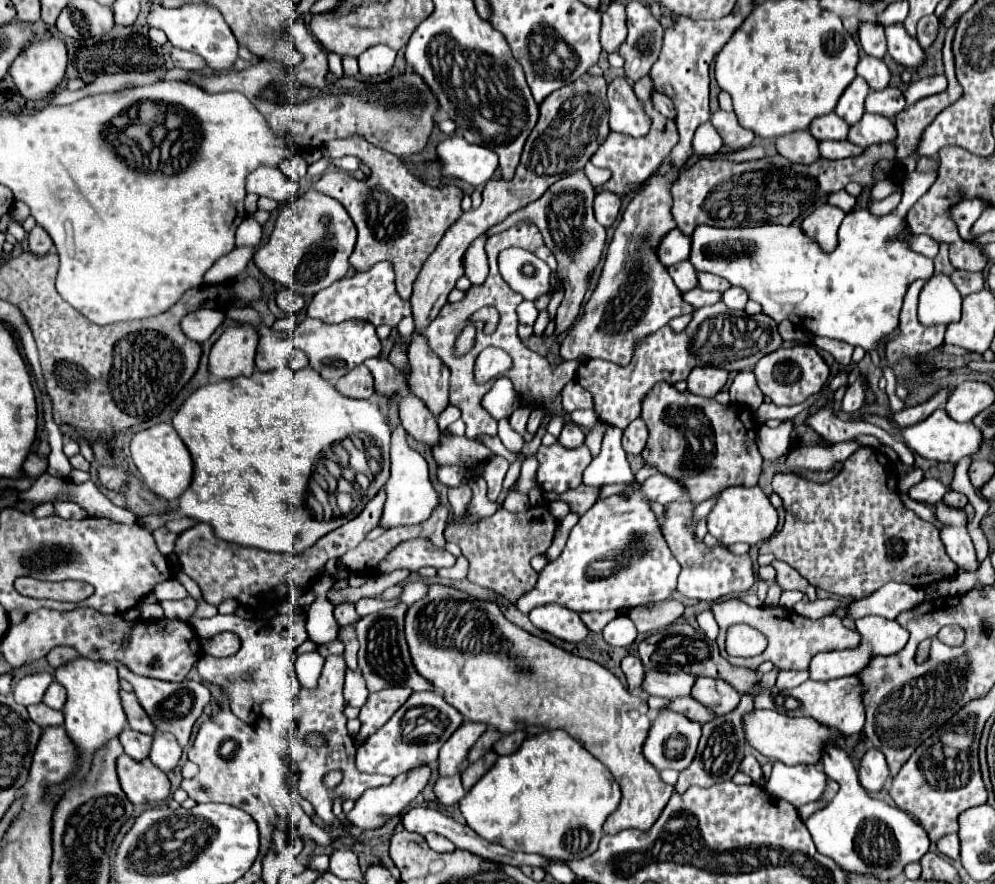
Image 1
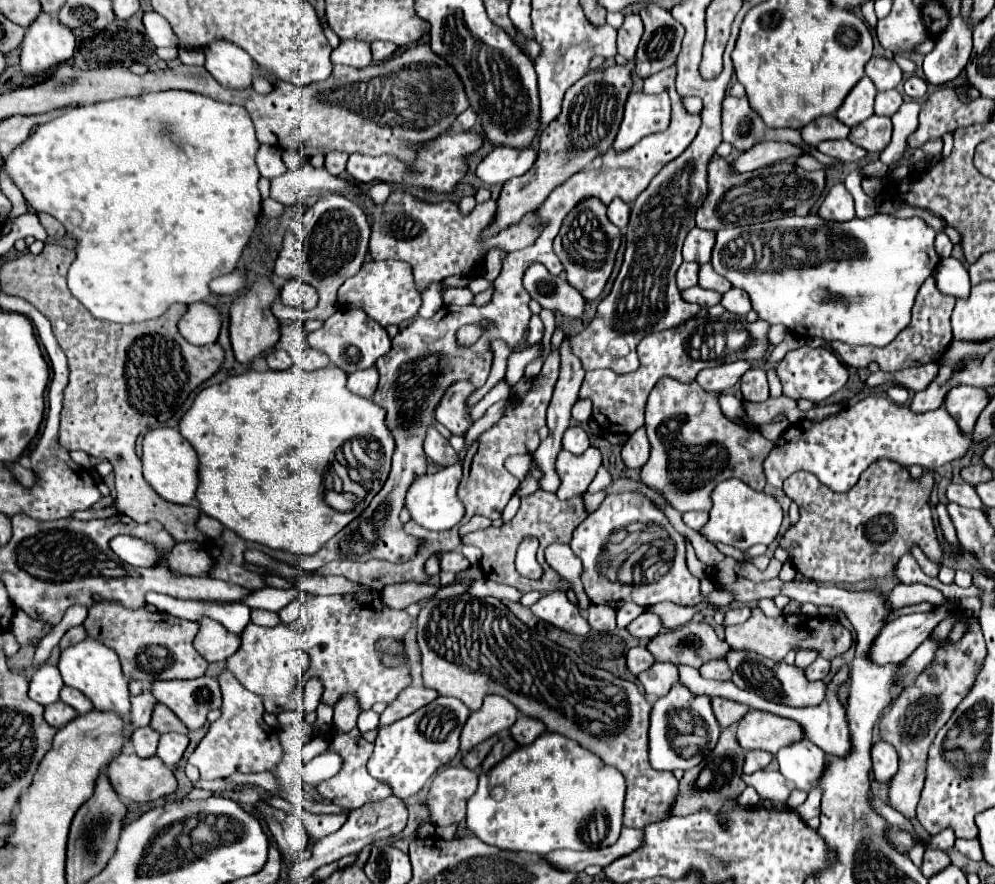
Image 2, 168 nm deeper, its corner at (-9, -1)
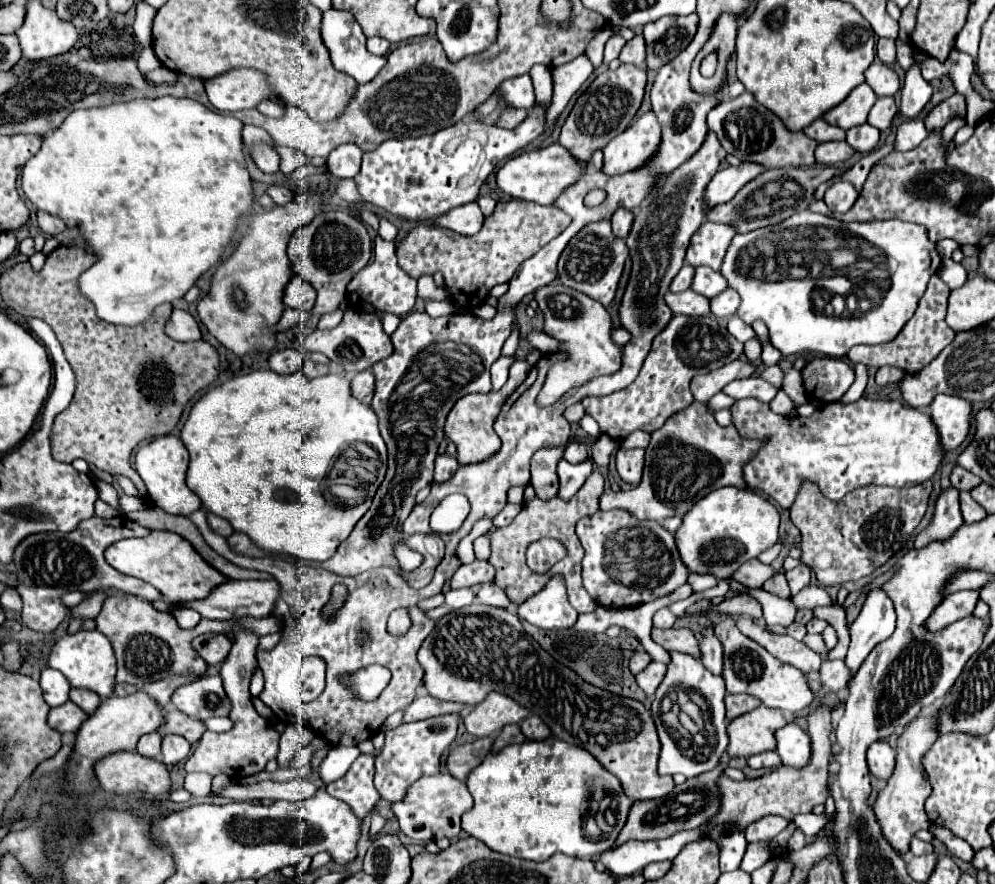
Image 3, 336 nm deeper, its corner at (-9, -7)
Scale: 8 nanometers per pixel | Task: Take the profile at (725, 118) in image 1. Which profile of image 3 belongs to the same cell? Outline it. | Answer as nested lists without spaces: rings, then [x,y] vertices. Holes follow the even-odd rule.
[[[743,93],[737,99],[727,99],[721,105],[713,107],[707,115],[707,125],[713,133],[717,133],[723,149],[741,161],[755,161],[765,165],[767,169],[773,167],[811,167],[815,165],[815,147],[817,143],[809,139],[803,131],[791,133],[783,127],[779,117],[769,113],[763,105],[755,101],[751,93]]]

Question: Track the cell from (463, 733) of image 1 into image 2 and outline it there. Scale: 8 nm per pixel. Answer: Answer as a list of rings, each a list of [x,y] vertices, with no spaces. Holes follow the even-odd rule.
[[[487,695],[483,707],[473,711],[461,731],[461,753],[473,749],[477,743],[489,739],[491,735],[511,729],[519,711],[501,695]]]

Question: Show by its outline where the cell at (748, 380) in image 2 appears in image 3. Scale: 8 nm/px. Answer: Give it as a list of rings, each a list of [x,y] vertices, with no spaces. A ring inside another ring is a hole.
[[[747,377],[747,379],[737,379],[733,383],[729,383],[725,389],[723,389],[727,395],[731,395],[733,399],[757,399],[757,401],[763,401],[763,403],[769,403],[777,389],[773,385],[769,385],[765,379],[761,377]]]

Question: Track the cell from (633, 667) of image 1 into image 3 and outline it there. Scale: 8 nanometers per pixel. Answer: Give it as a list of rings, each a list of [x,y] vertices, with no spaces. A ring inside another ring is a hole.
[[[637,651],[637,653],[633,653],[633,657],[631,657],[629,669],[631,669],[633,675],[637,675],[637,673],[641,673],[641,669],[645,669],[649,663],[651,663],[651,657],[649,657],[645,651]]]

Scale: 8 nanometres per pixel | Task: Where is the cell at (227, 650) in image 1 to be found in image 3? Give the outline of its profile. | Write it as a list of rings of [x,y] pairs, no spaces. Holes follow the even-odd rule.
[[[209,633],[209,635],[199,635],[193,639],[193,649],[205,659],[207,665],[217,665],[221,661],[225,661],[225,657],[229,655],[229,649],[231,649],[231,641],[227,635],[215,635],[215,633]]]

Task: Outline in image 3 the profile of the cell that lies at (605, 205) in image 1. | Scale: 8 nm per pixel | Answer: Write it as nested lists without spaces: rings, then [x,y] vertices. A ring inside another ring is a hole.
[[[617,209],[617,213],[613,213],[613,217],[611,217],[613,235],[625,239],[629,229],[631,229],[631,223],[633,223],[633,213],[627,209]]]

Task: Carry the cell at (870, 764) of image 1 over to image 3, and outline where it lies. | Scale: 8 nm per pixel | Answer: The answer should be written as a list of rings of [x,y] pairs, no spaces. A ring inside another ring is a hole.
[[[877,741],[867,751],[867,763],[869,771],[877,779],[889,779],[895,767],[895,751],[885,741]]]

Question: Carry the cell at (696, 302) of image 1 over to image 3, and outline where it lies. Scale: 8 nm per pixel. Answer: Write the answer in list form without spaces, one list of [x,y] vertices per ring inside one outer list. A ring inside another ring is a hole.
[[[687,289],[681,293],[667,293],[665,301],[673,309],[675,315],[679,315],[679,313],[683,313],[683,315],[707,315],[711,311],[709,299],[701,297],[693,289]]]

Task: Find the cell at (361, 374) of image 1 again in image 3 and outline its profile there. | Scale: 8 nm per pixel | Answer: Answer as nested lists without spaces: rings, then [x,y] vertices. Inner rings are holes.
[[[371,369],[361,371],[351,379],[351,393],[355,399],[369,405],[373,399],[373,391],[375,391],[375,377],[373,377]]]

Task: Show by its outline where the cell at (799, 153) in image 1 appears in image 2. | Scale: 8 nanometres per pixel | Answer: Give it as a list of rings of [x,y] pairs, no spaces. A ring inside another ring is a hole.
[[[777,141],[757,143],[749,151],[741,153],[735,161],[731,161],[731,173],[741,175],[747,171],[755,171],[759,167],[773,165],[787,157],[797,157],[797,151],[793,151],[793,147],[789,147],[789,143],[777,143]]]

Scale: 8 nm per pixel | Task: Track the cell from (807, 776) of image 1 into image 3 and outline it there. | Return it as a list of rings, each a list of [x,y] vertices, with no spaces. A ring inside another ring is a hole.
[[[789,723],[777,731],[777,753],[781,757],[781,765],[803,769],[809,765],[811,757],[811,741],[799,725]]]

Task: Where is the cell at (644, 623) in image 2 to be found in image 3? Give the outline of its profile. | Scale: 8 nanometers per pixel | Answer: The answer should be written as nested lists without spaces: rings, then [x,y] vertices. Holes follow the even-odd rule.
[[[663,607],[663,609],[659,609],[659,611],[653,615],[653,627],[657,627],[657,629],[669,629],[669,627],[673,627],[675,619],[677,619],[677,617],[675,617],[667,607]]]

